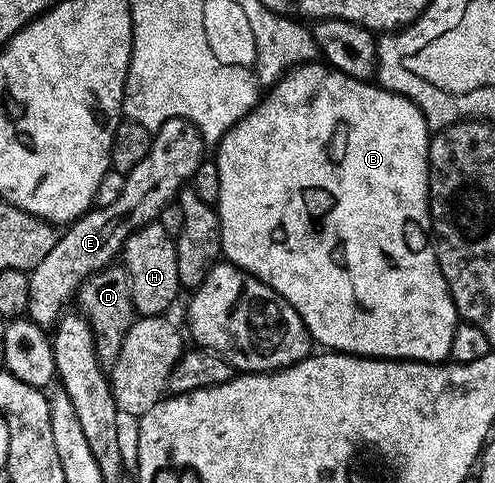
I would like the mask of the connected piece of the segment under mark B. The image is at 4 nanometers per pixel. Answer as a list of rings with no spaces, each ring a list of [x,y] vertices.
[[[310,61],[300,63],[297,67],[291,67],[282,75],[281,79],[273,87],[270,87],[267,94],[261,102],[248,111],[238,123],[231,128],[222,138],[220,143],[216,144],[215,162],[219,169],[219,201],[215,204],[217,216],[221,222],[221,253],[228,262],[235,267],[242,267],[248,275],[254,275],[259,281],[263,281],[279,297],[283,297],[293,306],[295,313],[303,321],[303,325],[309,331],[310,340],[314,344],[322,343],[322,348],[328,349],[333,353],[344,353],[347,355],[364,355],[371,359],[414,359],[416,363],[444,363],[449,359],[451,353],[451,337],[455,337],[455,329],[459,322],[459,316],[451,293],[447,289],[447,281],[437,264],[437,248],[433,237],[433,222],[429,216],[429,140],[431,138],[431,129],[423,117],[423,113],[416,107],[410,99],[403,97],[399,93],[389,91],[385,87],[378,85],[373,81],[364,79],[352,79],[347,73],[337,71],[330,67],[324,61]]]

